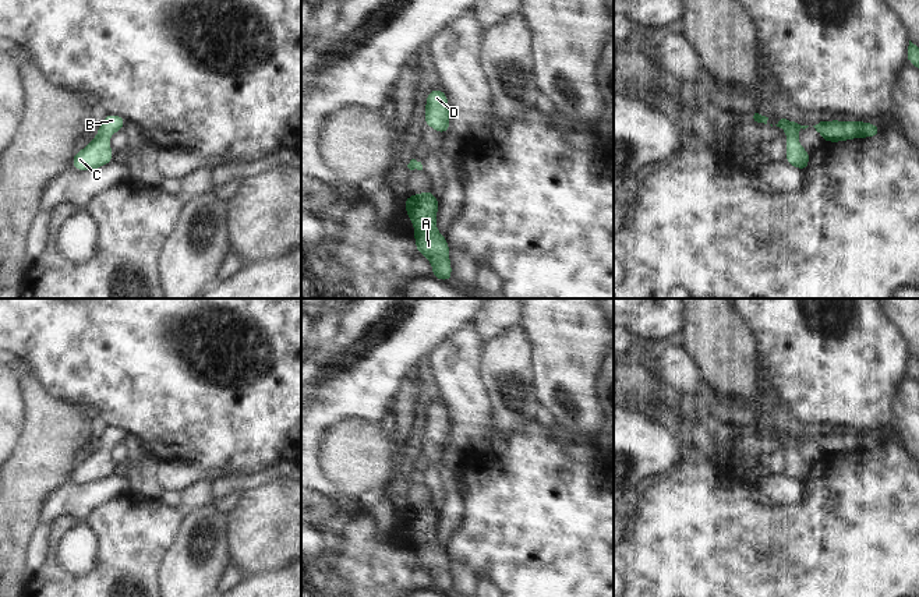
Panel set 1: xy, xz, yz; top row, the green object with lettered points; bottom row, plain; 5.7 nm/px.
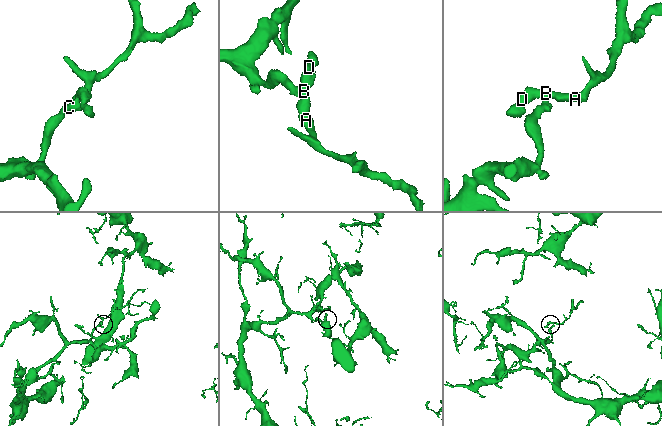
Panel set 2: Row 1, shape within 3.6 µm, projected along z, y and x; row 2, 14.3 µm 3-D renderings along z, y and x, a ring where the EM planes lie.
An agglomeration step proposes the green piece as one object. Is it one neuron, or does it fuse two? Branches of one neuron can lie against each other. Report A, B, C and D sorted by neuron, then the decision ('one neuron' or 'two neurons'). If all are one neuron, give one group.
A B C D; one neuron

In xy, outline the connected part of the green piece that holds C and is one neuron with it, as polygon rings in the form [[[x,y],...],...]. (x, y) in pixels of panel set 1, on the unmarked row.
[[[106,427],[98,439],[98,448],[89,452],[84,462],[74,466],[71,480],[85,485],[113,474],[114,464],[109,458],[109,451],[123,442],[126,435],[127,432],[119,427]]]

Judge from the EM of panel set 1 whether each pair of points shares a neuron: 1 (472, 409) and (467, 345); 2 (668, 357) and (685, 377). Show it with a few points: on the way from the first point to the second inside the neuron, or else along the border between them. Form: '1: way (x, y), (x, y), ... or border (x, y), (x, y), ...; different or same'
1: way (467, 394), (467, 360); same
2: way (672, 361), (681, 373); same

